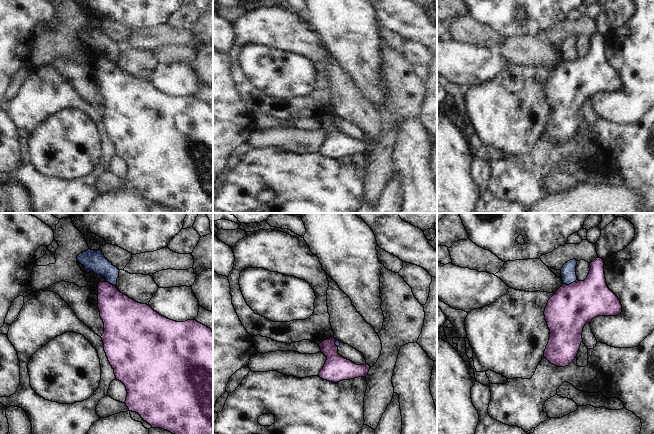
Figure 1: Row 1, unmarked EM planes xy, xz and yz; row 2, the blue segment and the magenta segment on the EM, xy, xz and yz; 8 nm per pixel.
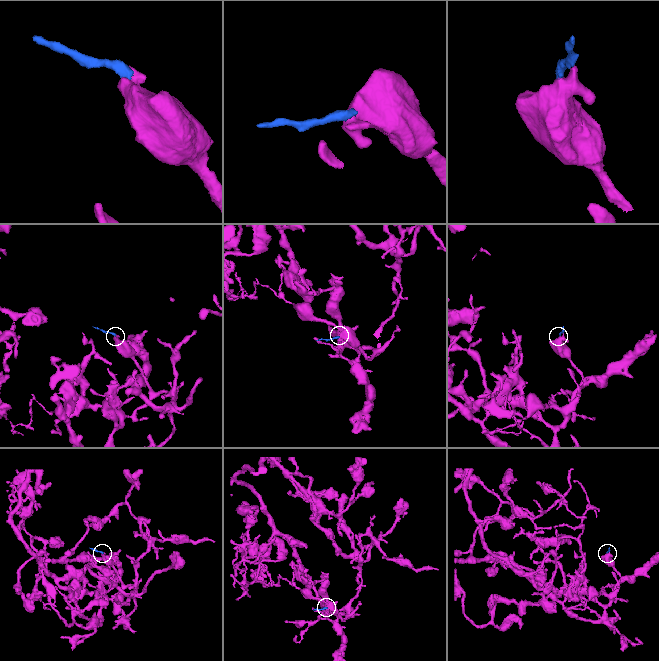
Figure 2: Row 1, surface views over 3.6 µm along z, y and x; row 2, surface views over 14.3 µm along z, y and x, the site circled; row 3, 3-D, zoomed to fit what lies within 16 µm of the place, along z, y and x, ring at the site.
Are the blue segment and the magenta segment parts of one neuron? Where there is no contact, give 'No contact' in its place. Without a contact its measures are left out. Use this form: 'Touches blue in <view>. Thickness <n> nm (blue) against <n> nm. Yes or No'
Touches blue in yz. Thickness 130 nm (blue) against 360 nm. No.

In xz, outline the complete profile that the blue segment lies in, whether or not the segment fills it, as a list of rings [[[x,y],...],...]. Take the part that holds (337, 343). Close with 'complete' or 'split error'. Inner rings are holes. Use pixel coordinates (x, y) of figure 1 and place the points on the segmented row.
[[[336,340],[335,345],[338,347],[338,354],[343,358],[352,361],[356,365],[366,364],[364,355],[355,348],[348,344],[341,343],[339,340]]]; split error

